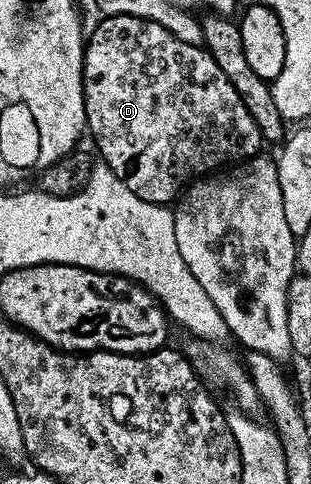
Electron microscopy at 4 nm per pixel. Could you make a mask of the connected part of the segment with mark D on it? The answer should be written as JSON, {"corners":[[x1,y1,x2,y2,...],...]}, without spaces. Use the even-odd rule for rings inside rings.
{"corners":[[103,16,100,21,92,32,90,29,83,49,83,101,88,117,86,131,95,139,95,144,103,155,100,156,102,163,111,168,113,174,117,174,117,178,121,178,121,182,125,182,125,186,129,186,129,190,137,194,137,198,150,204,170,205,188,184,222,169,219,168,222,164,235,166,250,157,260,155,262,148,259,147,264,147,265,141,261,130,257,130,257,122,253,122,253,114,249,114,245,102,241,102,241,94,233,90,233,82,225,78,221,66,213,62,205,47,181,42,181,38,173,38,173,34,165,30,165,26,157,26,157,22,149,22,136,16]]}

